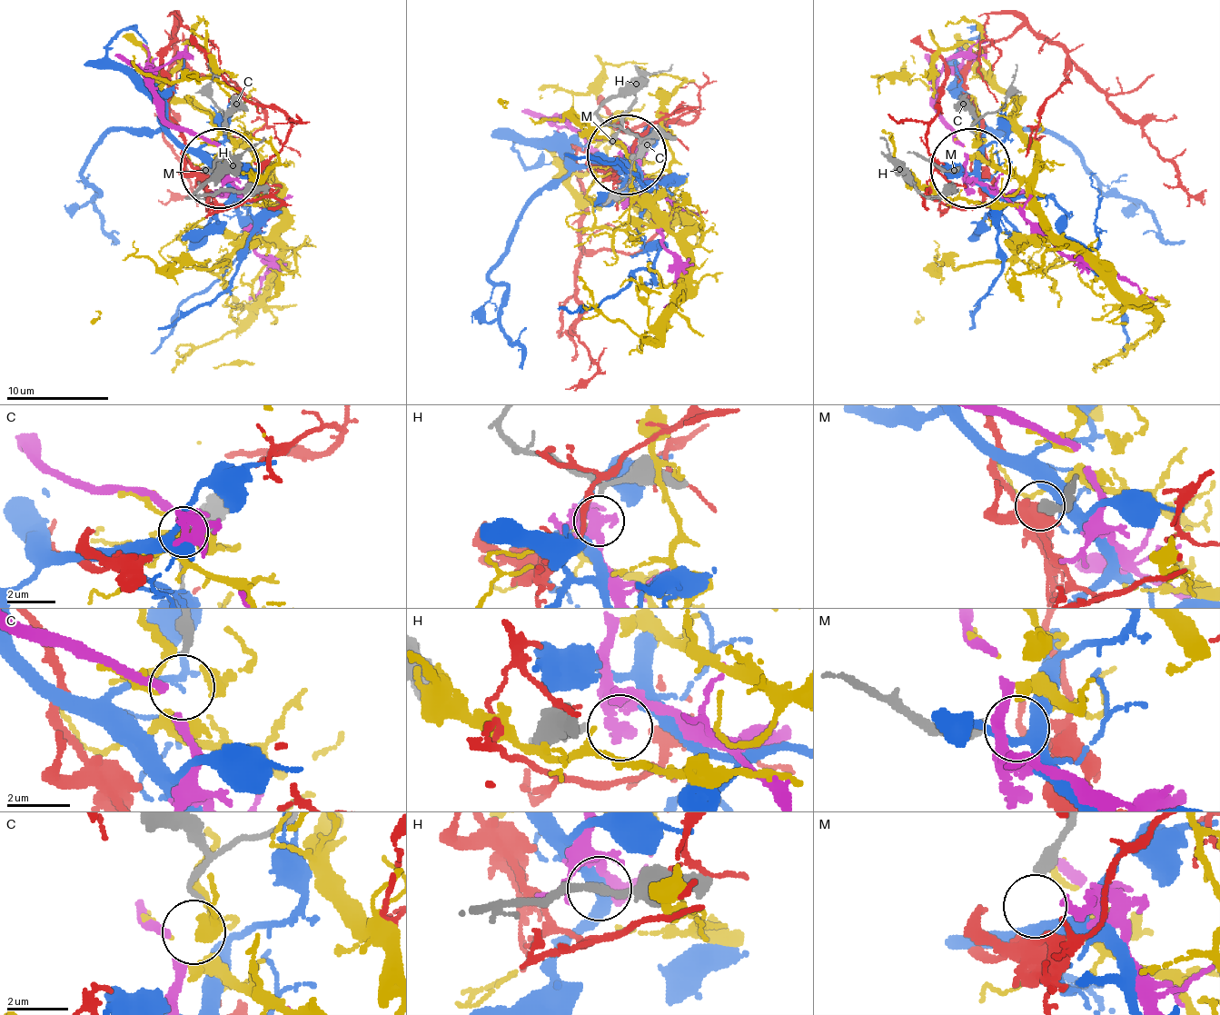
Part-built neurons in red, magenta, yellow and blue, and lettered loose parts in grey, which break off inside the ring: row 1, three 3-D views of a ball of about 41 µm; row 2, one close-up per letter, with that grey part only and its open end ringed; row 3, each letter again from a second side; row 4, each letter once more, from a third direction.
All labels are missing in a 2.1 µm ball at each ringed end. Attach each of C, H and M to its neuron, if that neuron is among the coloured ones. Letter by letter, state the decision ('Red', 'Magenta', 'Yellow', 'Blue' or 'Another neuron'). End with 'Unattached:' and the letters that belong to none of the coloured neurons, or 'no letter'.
C: Magenta
H: Blue
M: Red
Unattached: no letter

